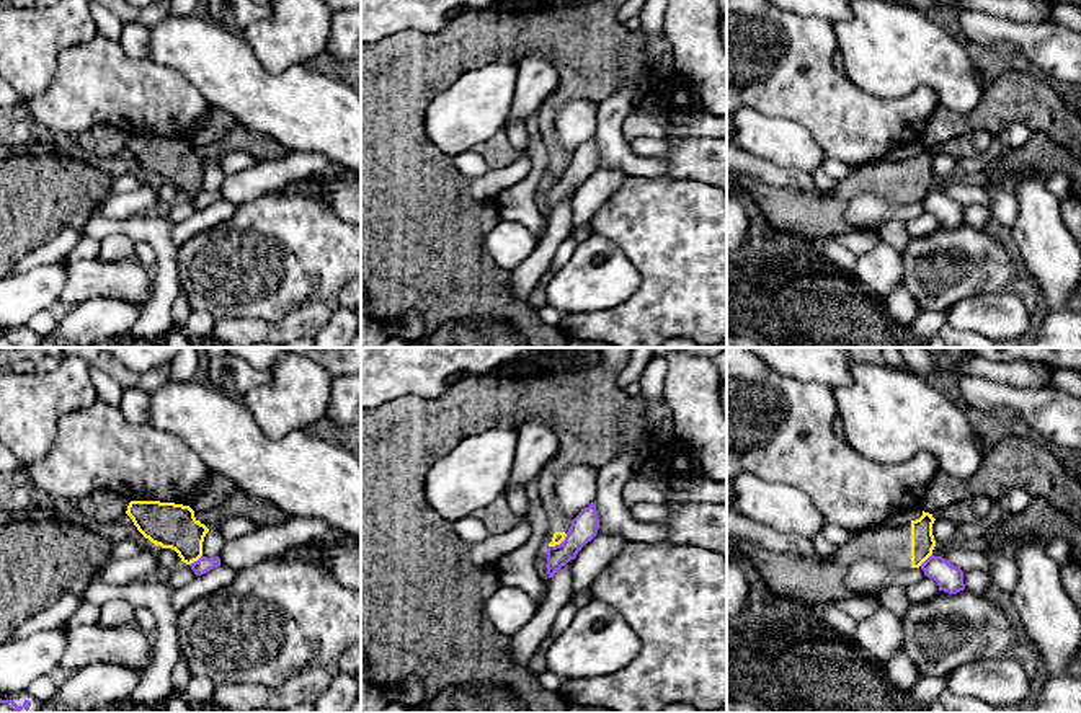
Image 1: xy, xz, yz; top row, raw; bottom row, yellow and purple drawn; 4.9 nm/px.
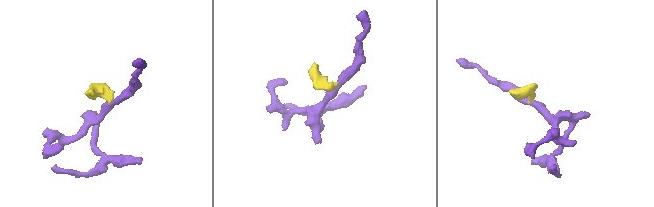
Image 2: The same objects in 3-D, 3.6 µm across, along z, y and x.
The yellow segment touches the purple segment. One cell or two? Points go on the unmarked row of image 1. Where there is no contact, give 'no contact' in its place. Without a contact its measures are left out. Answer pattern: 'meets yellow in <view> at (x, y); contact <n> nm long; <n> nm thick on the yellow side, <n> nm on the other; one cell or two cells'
meets yellow in xz at (559, 178); contact 120 nm long; 60 nm thick on the yellow side, 140 nm on the other; two cells

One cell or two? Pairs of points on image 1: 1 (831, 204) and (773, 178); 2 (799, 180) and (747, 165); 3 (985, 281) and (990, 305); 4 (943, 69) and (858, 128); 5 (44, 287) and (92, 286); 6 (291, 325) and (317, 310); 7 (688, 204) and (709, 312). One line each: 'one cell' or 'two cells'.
1: two cells
2: one cell
3: two cells
4: two cells
5: two cells
6: one cell
7: one cell

